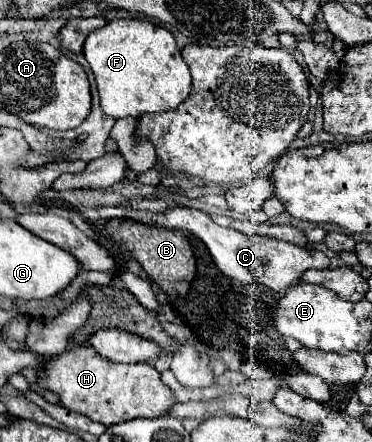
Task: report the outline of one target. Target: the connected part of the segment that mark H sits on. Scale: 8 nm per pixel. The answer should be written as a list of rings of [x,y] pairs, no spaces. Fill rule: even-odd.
[[[77,346],[71,352],[57,354],[45,364],[39,386],[49,388],[61,396],[61,406],[71,412],[85,414],[93,422],[113,426],[133,418],[161,418],[177,402],[173,390],[161,382],[161,374],[145,362],[117,364],[101,358],[89,346]]]

